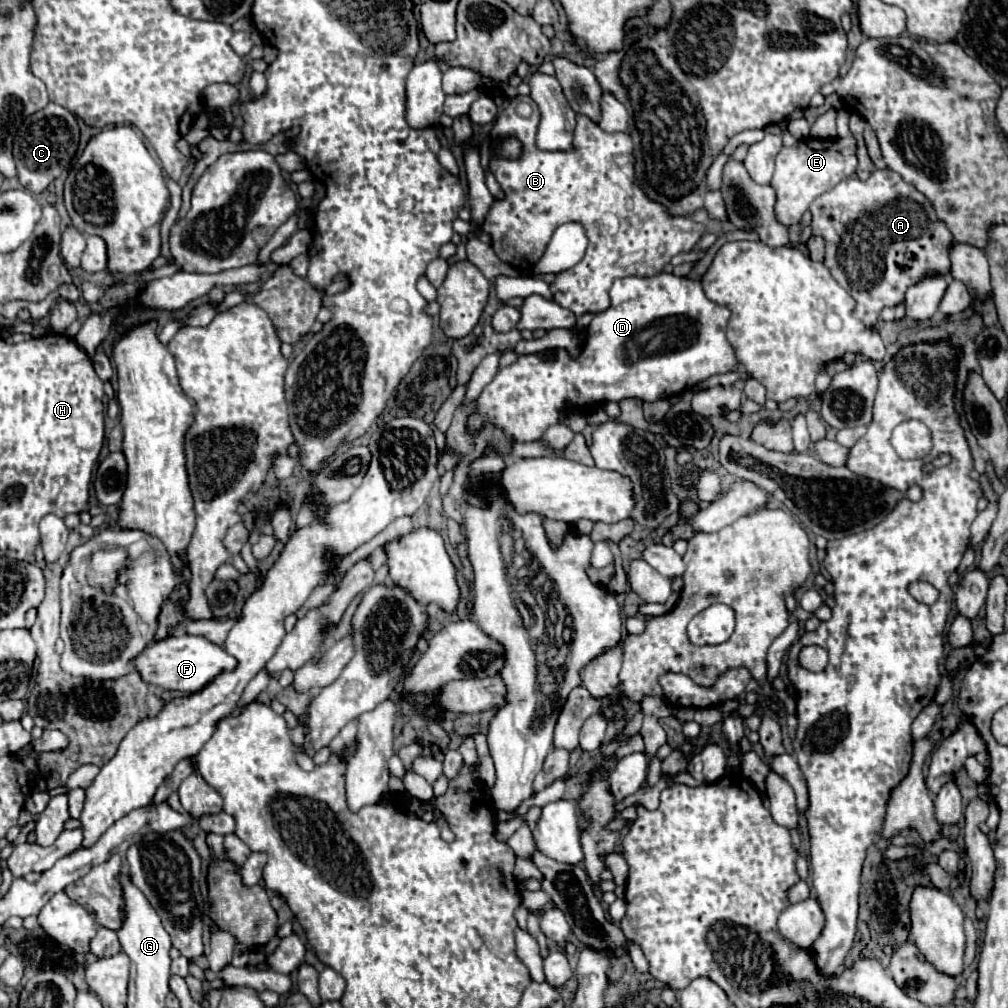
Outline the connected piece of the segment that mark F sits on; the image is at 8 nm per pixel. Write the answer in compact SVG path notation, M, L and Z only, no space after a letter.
M180 635L180 637L166 637L160 641L150 643L138 659L134 659L136 671L142 675L144 683L156 685L160 689L174 689L182 693L194 693L202 689L206 683L210 683L216 675L222 671L230 671L236 667L236 659L224 651L224 647L218 647L204 637L194 635Z

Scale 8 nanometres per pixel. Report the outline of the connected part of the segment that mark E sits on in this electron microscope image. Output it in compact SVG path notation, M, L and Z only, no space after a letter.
M838 109L836 139L802 139L794 147L782 147L776 155L776 171L770 185L776 189L776 219L786 227L800 223L816 197L854 173L858 161L854 157L856 143L848 131L848 117L850 115L844 109Z

